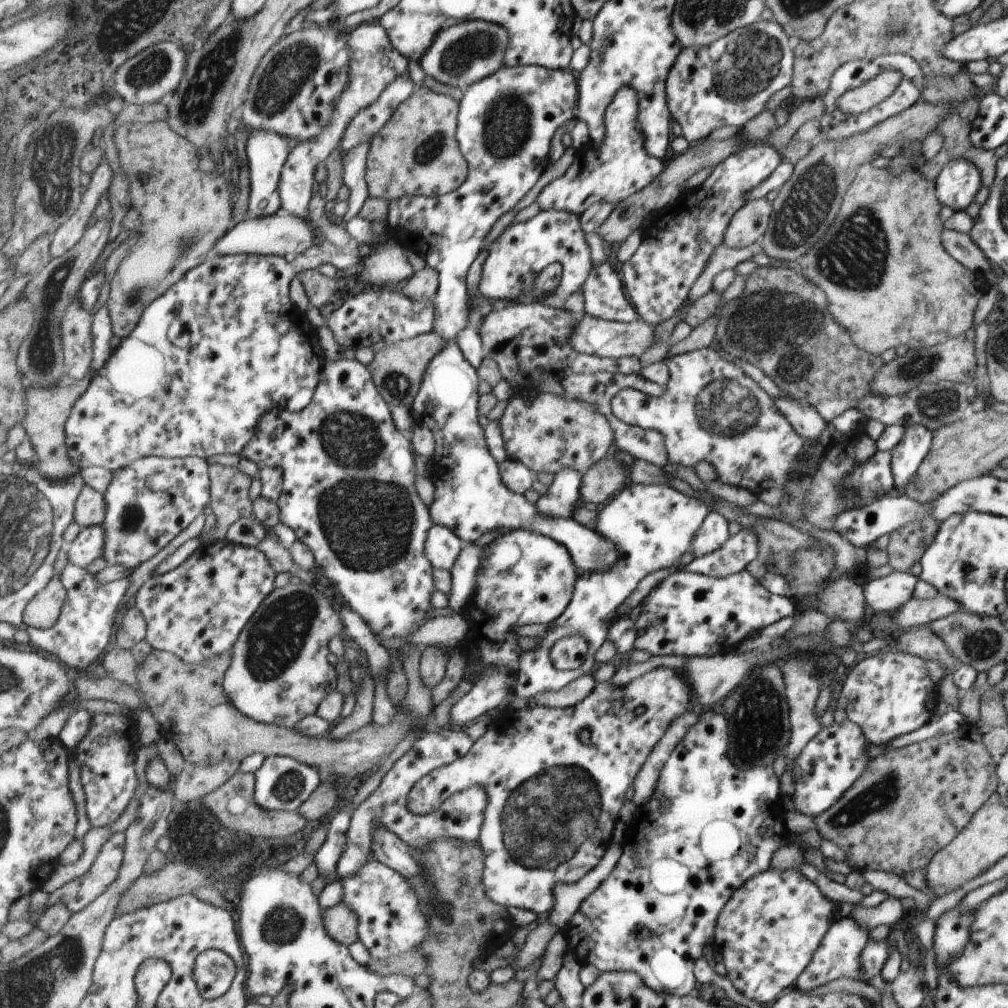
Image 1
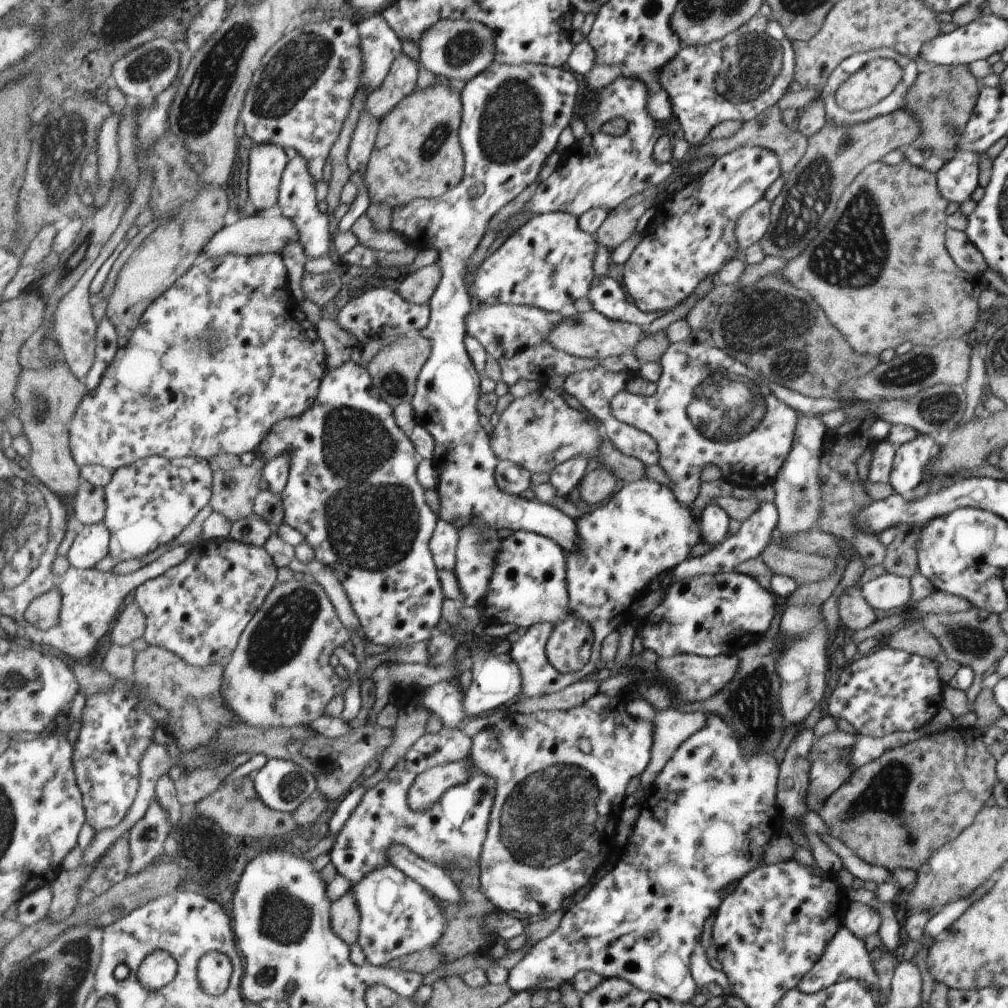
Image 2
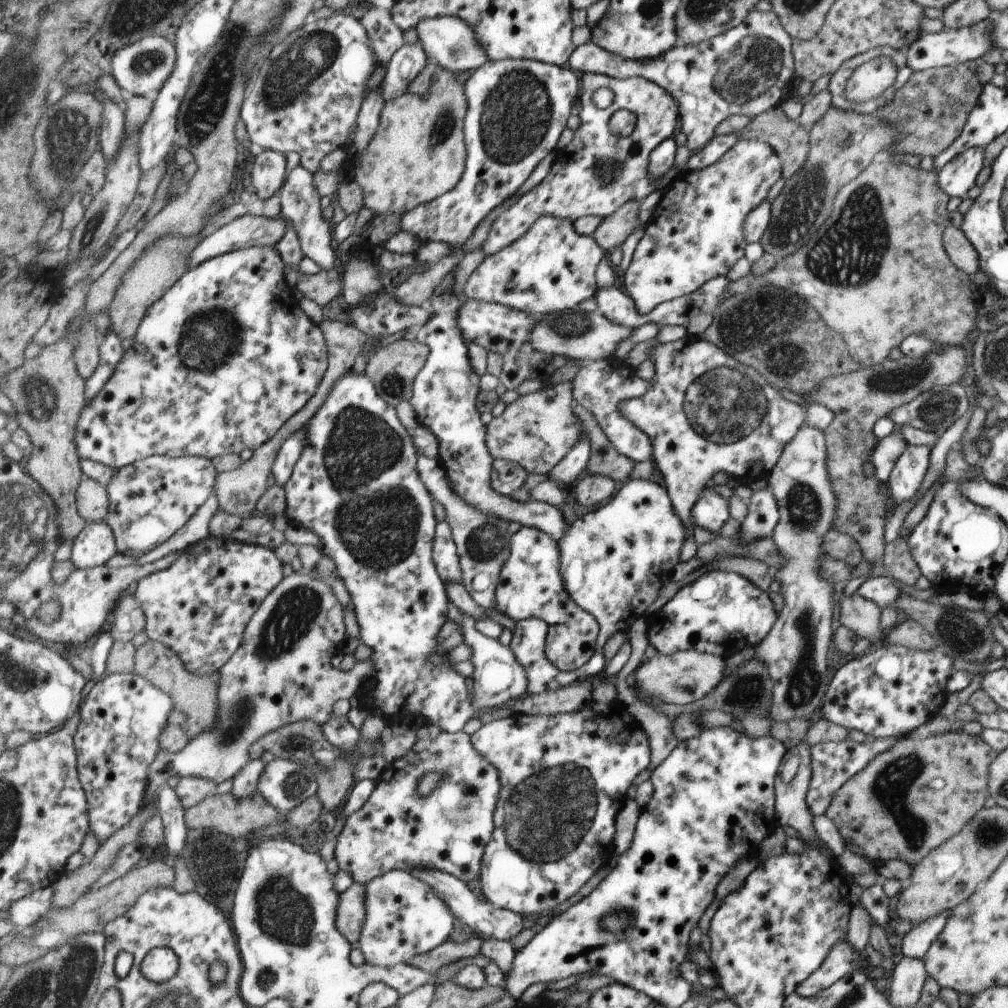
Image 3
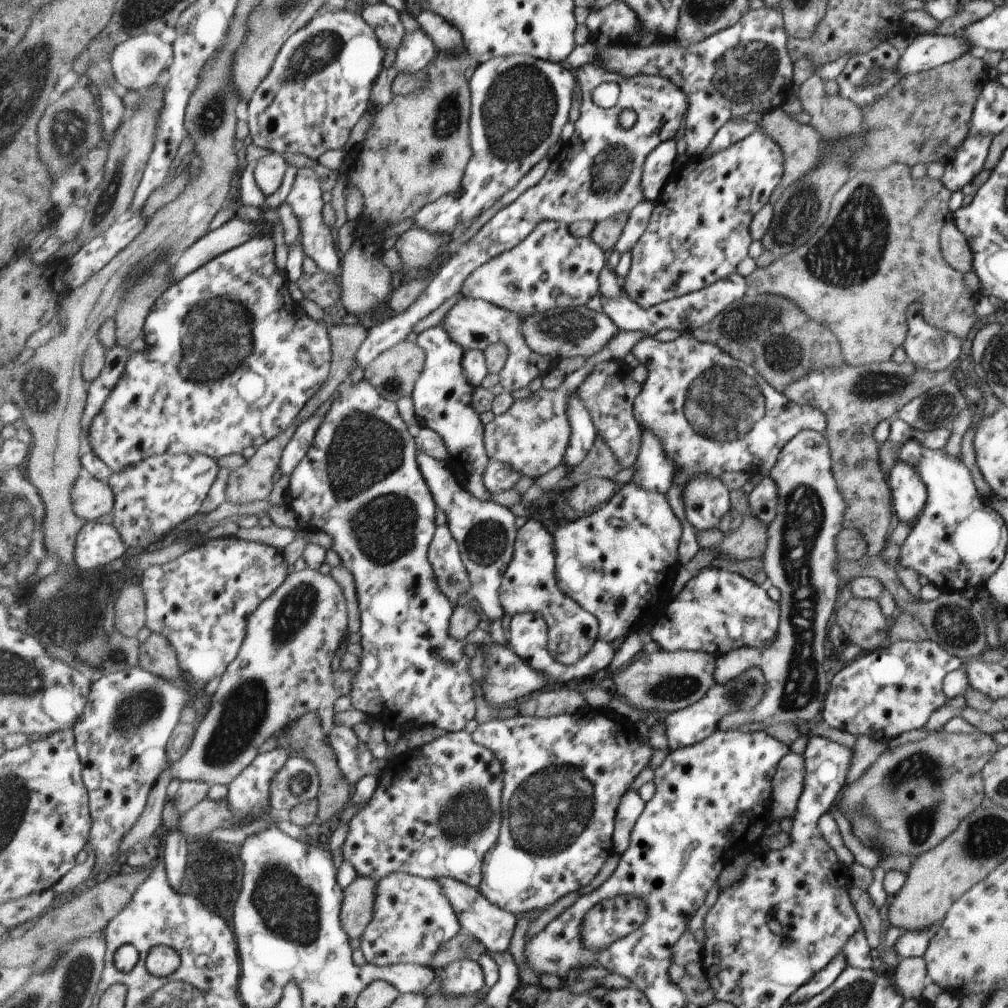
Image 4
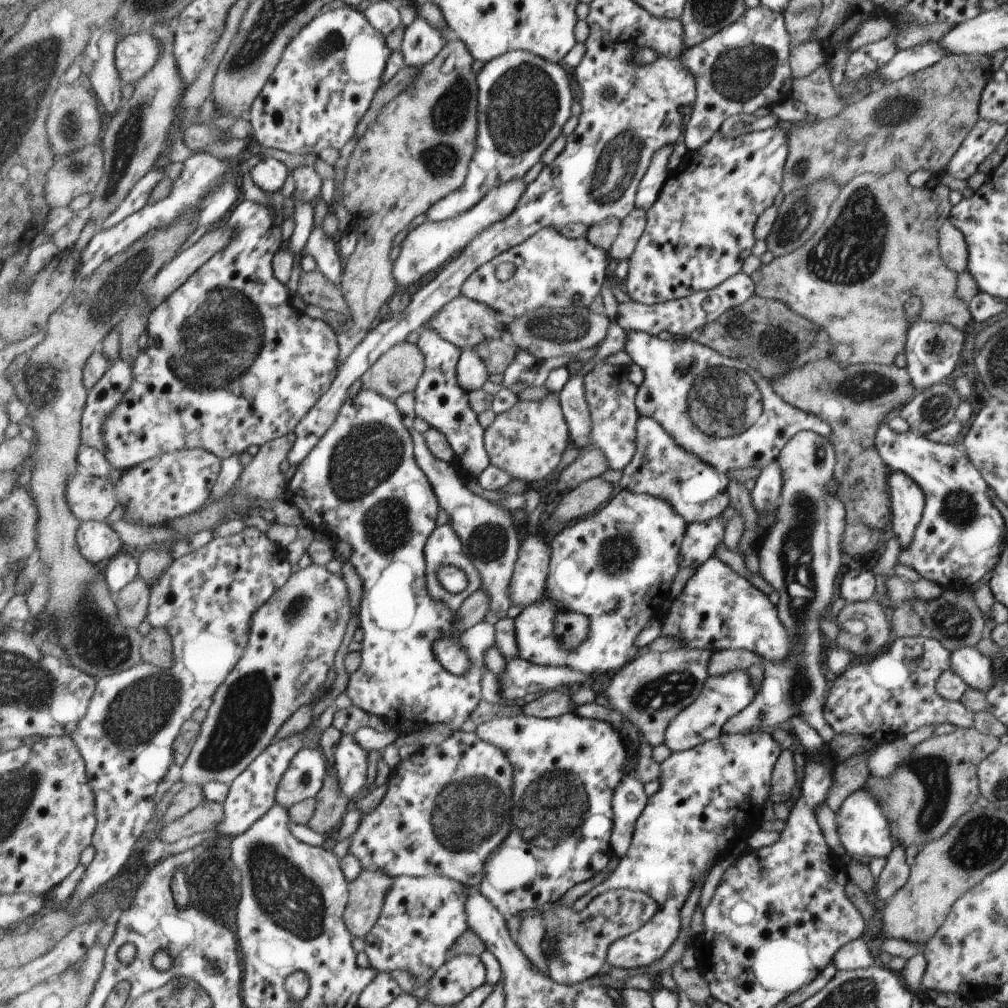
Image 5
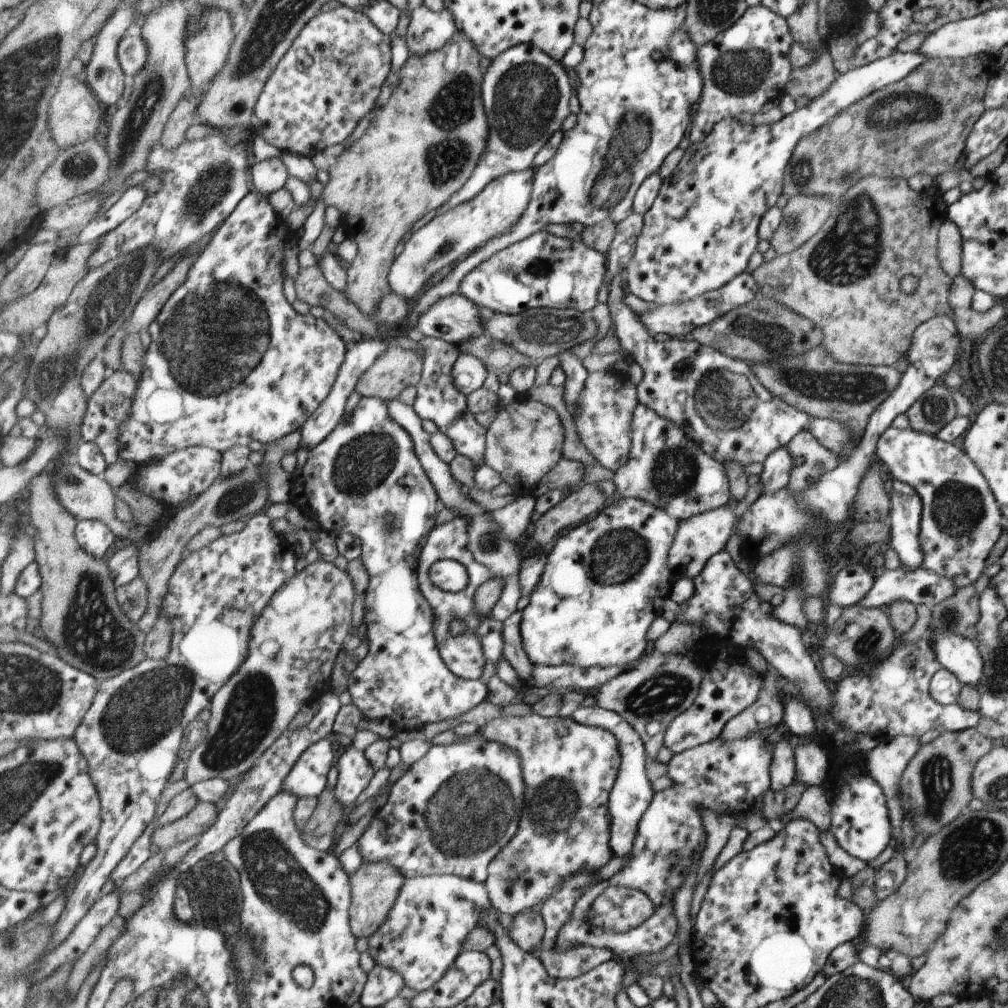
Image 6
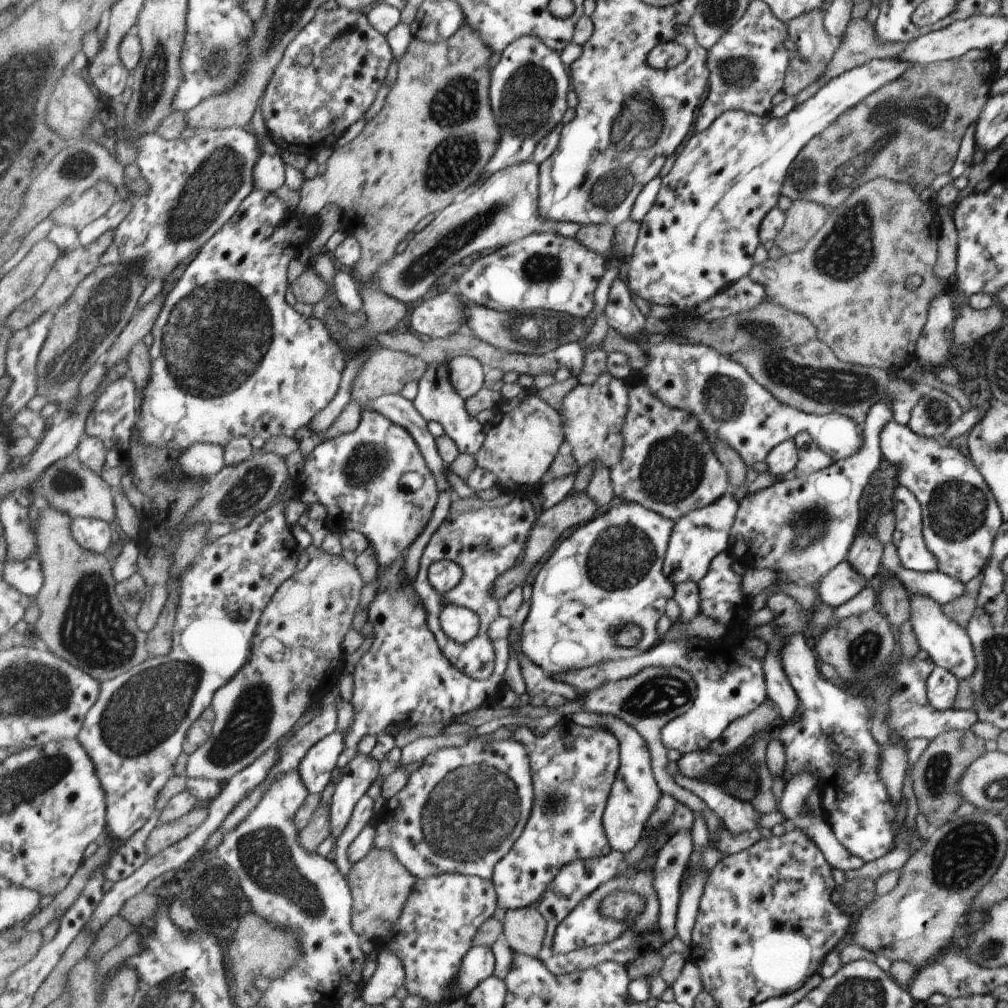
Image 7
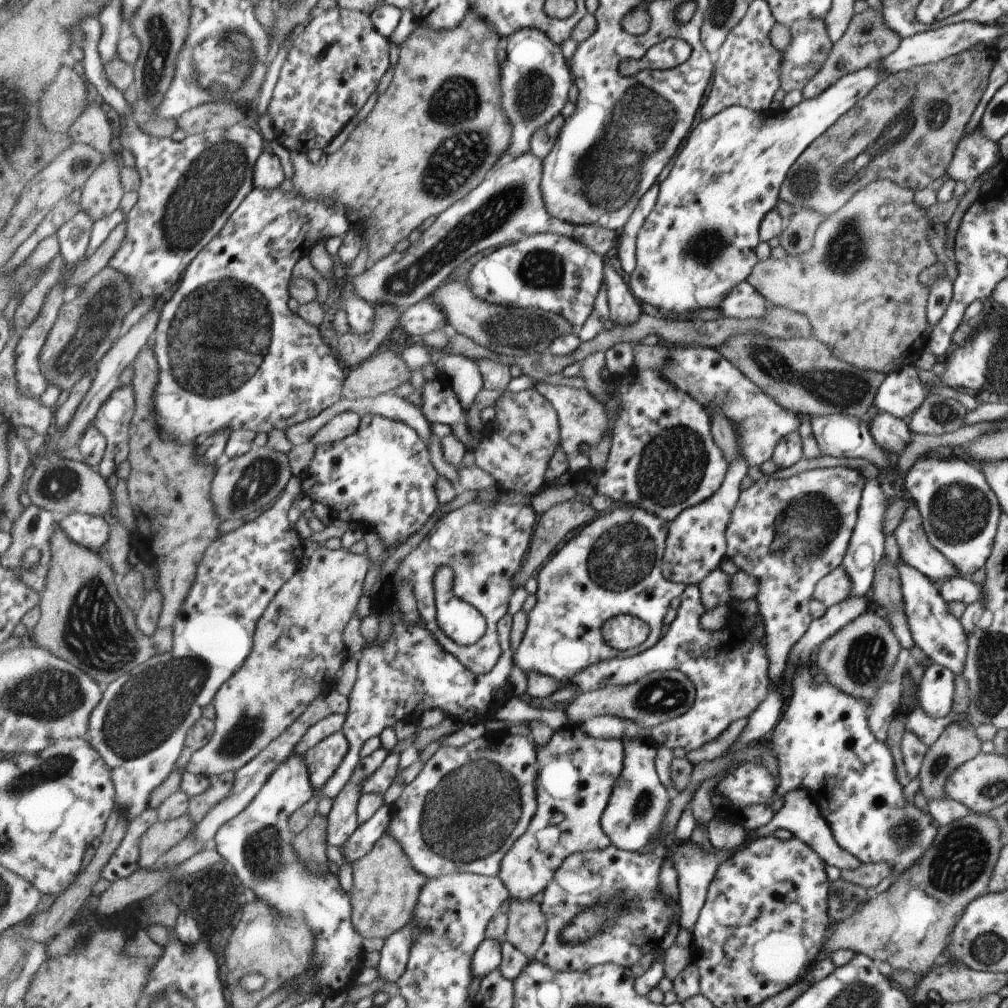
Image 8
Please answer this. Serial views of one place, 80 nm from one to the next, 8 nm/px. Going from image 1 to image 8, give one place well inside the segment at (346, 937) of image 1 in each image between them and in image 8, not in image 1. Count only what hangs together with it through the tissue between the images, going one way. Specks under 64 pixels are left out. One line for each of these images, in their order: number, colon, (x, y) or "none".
2: (346, 918)
3: (352, 909)
4: (357, 911)
5: (368, 893)
6: (375, 886)
7: (381, 883)
8: (387, 887)

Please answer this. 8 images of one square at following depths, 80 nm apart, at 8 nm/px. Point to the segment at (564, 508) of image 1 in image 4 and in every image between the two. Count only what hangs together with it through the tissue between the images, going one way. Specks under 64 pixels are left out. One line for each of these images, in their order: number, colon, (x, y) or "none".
2: (566, 477)
3: (573, 465)
4: (584, 434)

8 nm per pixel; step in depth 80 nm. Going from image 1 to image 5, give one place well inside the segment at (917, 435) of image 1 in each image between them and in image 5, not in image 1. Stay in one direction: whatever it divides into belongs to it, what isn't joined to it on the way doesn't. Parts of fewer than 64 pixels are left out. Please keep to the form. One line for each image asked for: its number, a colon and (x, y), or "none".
2: (910, 457)
3: (905, 478)
4: (909, 493)
5: (907, 500)

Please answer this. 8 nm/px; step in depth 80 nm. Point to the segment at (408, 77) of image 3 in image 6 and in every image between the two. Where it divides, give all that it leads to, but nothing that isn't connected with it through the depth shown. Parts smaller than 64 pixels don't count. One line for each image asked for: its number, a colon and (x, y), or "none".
4: (418, 51)
5: (422, 42)
6: (428, 31)

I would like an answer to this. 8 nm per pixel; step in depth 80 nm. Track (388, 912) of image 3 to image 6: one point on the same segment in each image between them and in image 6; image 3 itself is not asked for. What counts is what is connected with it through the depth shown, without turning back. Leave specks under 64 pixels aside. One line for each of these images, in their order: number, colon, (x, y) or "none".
4: (412, 918)
5: (423, 917)
6: (423, 934)

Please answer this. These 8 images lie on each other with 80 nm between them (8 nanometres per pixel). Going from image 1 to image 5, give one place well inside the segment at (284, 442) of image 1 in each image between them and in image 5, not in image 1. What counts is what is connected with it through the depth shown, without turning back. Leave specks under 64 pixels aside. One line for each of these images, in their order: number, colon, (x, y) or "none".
2: (353, 492)
3: (357, 487)
4: (360, 483)
5: (362, 482)

